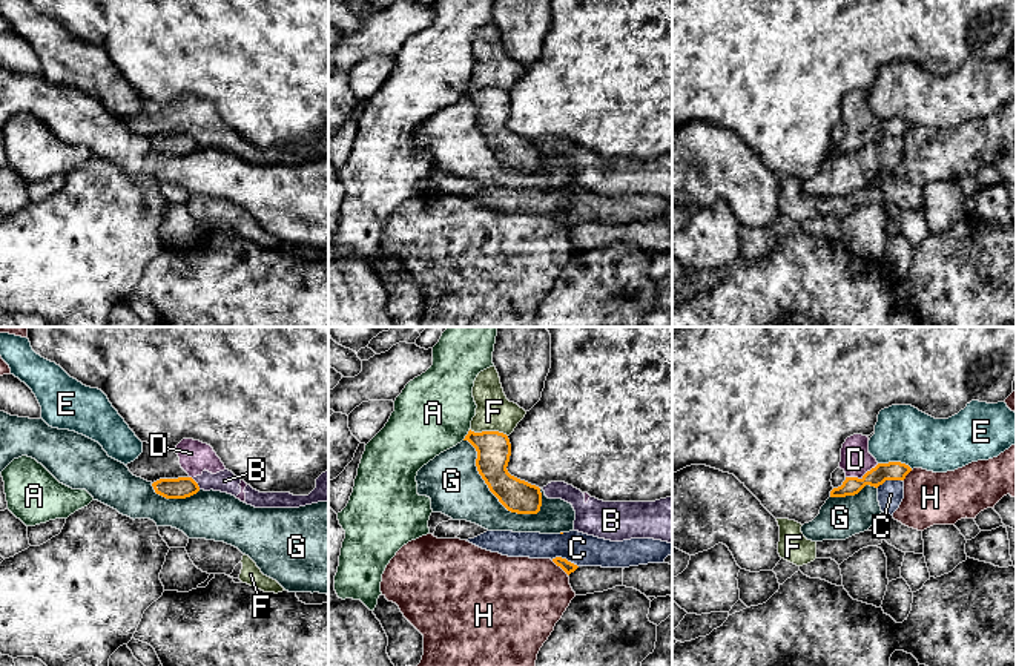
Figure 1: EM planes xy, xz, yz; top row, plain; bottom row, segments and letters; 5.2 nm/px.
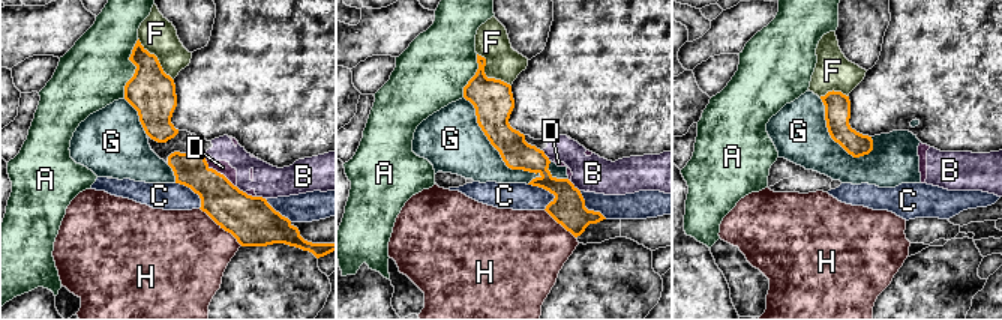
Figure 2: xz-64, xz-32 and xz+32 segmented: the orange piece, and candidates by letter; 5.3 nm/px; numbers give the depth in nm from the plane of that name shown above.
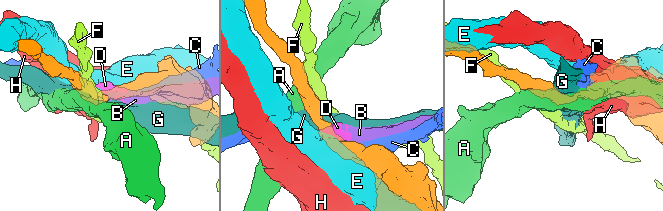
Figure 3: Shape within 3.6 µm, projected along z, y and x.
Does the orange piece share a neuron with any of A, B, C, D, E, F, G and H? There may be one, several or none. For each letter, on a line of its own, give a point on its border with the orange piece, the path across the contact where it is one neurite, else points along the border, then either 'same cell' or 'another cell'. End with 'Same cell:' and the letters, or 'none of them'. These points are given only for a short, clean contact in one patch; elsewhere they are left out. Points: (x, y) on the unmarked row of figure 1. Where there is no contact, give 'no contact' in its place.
A: contact xz (467, 91); another cell
B: contact xy (197, 140); border xy (192, 135), (200, 145); another cell
C: contact xz (565, 215); another cell
D: contact yz (863, 132); border yz (878, 120), (860, 134), (846, 134); another cell
E: contact yz (895, 118); another cell
F: contact xz (488, 88); another cell
G: contact xz (490, 146); another cell
H: contact xz (560, 223); another cell
Same cell: none of them

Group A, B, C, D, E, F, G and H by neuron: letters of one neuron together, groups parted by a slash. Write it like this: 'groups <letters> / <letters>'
groups A / B D / C / E / F / G / H

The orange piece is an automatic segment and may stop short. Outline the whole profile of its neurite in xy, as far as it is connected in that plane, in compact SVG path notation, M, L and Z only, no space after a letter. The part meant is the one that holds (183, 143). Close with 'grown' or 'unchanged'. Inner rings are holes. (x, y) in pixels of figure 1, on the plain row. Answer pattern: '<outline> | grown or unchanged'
M192 134L160 135L152 143L157 150L166 155L186 155L200 147L198 140Z | unchanged

